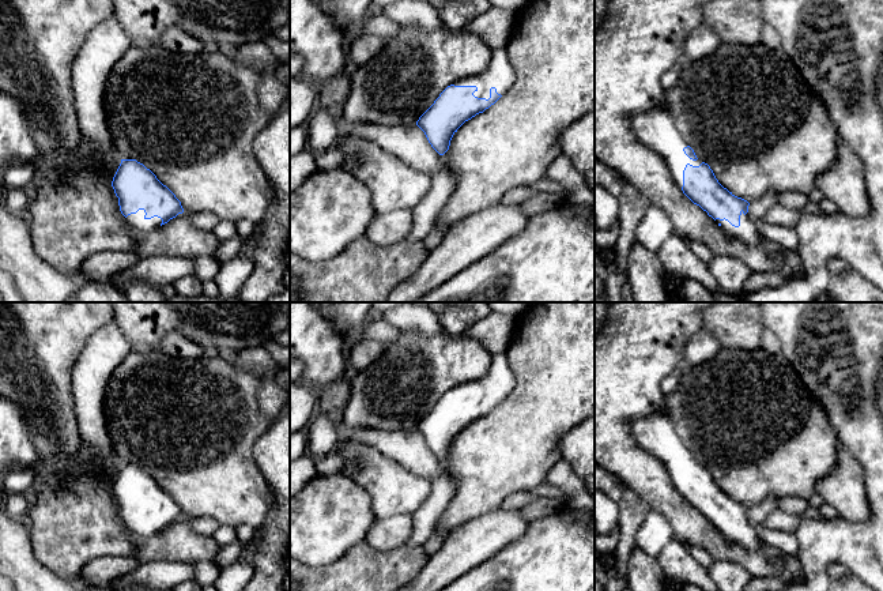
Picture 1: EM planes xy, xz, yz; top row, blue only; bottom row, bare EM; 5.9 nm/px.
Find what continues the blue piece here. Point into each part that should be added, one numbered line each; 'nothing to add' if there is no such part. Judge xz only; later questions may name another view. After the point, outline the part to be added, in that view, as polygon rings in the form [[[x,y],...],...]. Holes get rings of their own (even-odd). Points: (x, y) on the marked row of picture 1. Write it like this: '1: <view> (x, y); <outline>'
1: xz (500, 74); [[[494,48],[491,61],[486,71],[467,79],[456,80],[454,86],[476,86],[473,93],[478,98],[490,98],[490,89],[495,87],[497,93],[503,95],[514,83],[516,72],[506,54],[506,49]]]

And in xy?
1: xy (136, 221); [[[139,210],[136,214],[128,215],[127,222],[131,227],[141,231],[152,231],[161,226],[161,218],[154,217],[151,219],[146,219],[144,215],[144,210]]]

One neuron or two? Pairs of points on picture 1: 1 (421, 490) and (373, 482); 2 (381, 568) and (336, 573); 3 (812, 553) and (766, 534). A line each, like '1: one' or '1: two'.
1: one
2: one
3: two

